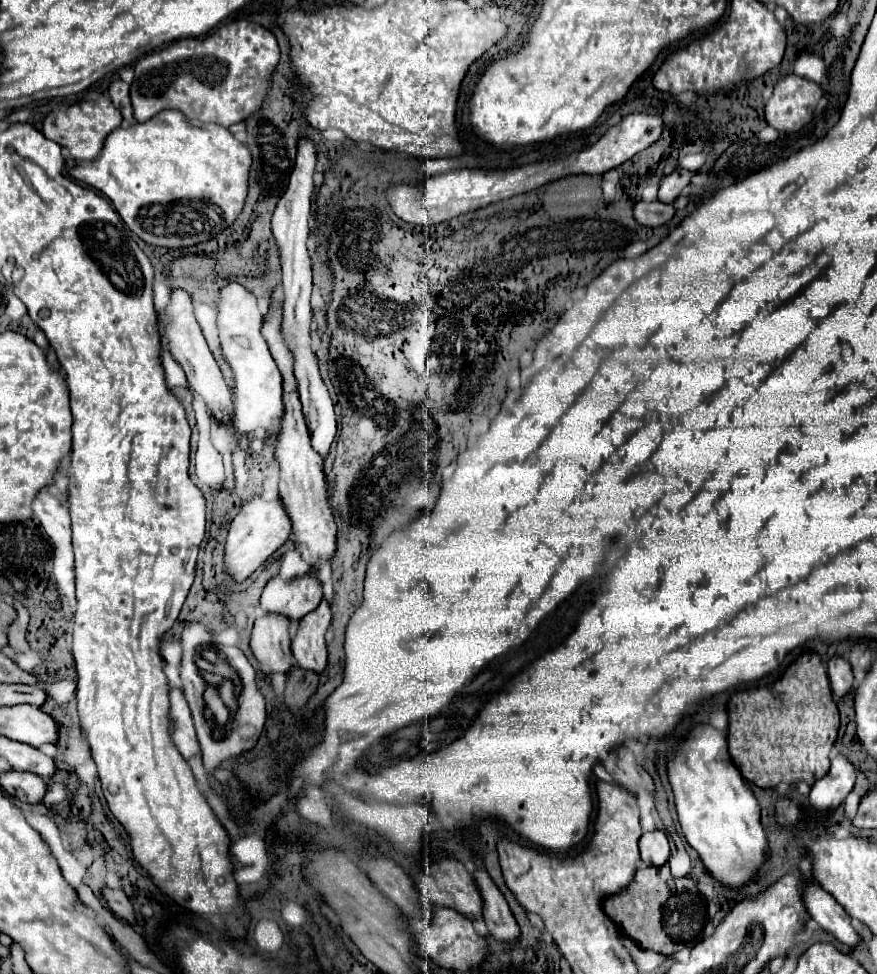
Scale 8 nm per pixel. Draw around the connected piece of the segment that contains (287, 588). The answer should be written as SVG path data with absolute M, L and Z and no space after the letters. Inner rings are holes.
M309 571L295 579L283 579L279 573L271 577L261 595L263 611L275 611L287 615L291 621L299 621L313 611L323 599L323 581L317 571Z

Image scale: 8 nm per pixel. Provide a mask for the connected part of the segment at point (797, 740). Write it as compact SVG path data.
M805 653L797 657L777 683L731 697L729 755L749 783L761 789L773 789L779 783L807 783L811 787L829 773L829 751L839 729L839 713L831 689L839 699L853 689L851 665L835 657L825 671L817 655Z

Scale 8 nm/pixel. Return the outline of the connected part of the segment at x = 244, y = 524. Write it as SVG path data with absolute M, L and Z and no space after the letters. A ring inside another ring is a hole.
M253 495L241 505L241 511L231 523L227 545L225 545L225 567L235 581L245 581L255 569L261 567L291 535L291 517L281 499L261 501L259 495Z

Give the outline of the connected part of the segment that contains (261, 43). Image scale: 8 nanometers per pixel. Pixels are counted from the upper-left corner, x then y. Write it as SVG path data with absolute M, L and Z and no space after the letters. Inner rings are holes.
M253 21L221 25L207 37L175 41L169 47L149 53L135 65L131 101L135 119L149 121L165 109L177 109L187 119L231 127L249 119L263 105L281 51L275 35Z

